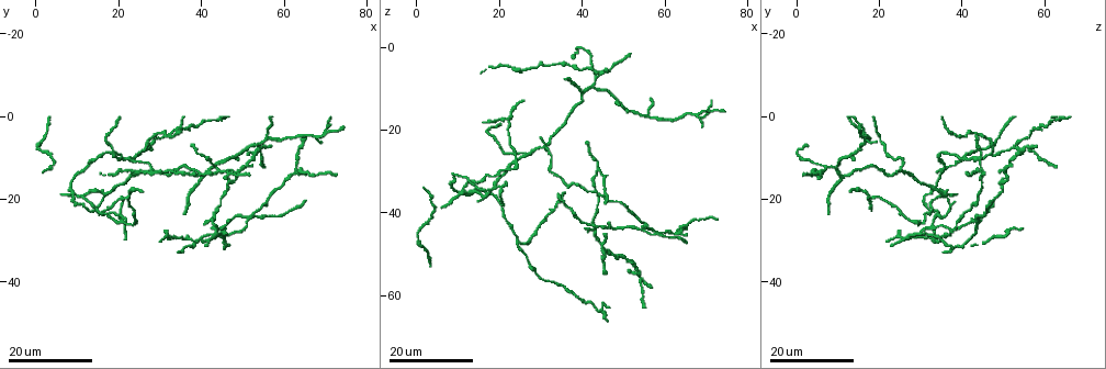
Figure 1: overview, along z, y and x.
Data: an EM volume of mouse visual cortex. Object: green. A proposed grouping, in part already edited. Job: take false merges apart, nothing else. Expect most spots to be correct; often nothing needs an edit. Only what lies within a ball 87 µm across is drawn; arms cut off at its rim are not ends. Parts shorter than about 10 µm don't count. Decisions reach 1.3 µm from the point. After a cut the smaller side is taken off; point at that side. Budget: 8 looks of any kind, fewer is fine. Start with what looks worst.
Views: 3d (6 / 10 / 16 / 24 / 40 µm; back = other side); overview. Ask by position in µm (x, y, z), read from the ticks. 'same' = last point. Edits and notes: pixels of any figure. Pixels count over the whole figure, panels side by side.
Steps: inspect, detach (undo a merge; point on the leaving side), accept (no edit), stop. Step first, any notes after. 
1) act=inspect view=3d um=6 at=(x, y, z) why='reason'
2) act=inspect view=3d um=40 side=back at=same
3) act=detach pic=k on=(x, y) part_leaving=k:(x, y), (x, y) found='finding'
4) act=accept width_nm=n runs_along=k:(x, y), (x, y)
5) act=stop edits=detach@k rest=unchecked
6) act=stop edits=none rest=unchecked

act=inspect view=3d um=24 at=(24.5, 9.0, 47.0) why='side arm on a straight run'

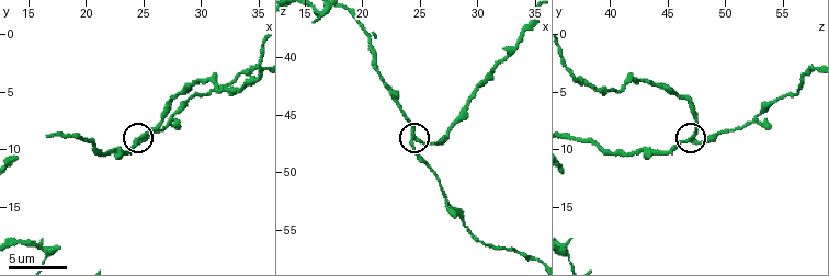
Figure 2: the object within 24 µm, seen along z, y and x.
act=inspect view=3d um=6 at=(24.6, 9.0, 47.4) why='zoom in'

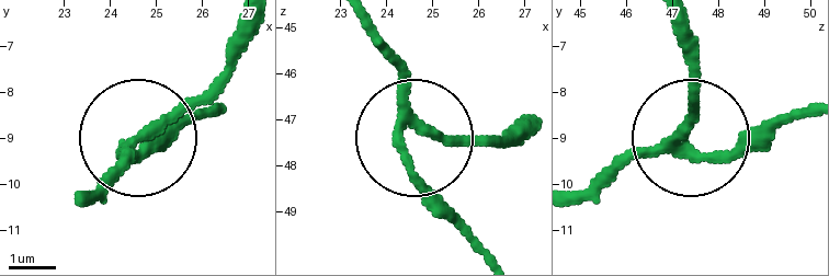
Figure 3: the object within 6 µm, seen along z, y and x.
act=accept arms=3 found='one cell here'

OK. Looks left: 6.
act=inspect view=3d um=24 at=(67.5, 5.0, 16.0)

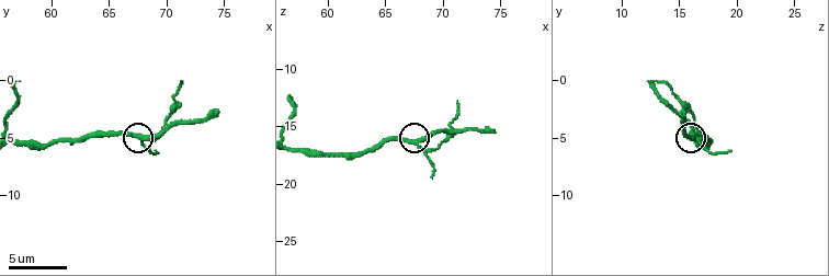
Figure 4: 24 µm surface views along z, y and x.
act=inspect view=3d um=6 at=(67.8, 5.2, 16.4)

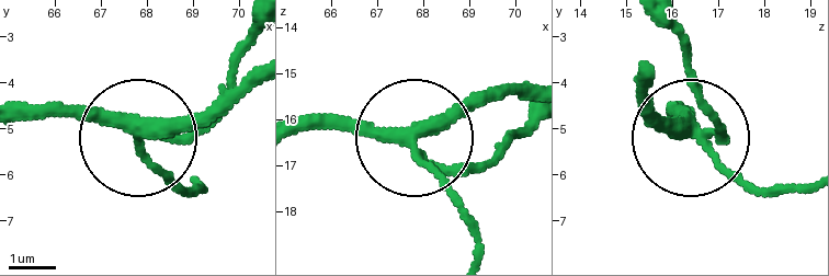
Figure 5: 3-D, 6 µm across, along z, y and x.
act=accept arms=4 found='all the same cell'

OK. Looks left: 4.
act=inspect view=3d um=16 at=(53.5, 22.0, 42.0)

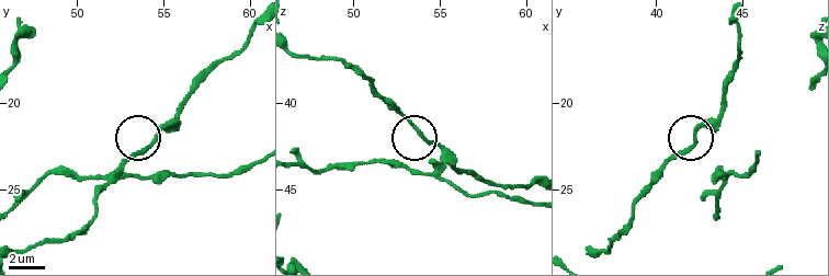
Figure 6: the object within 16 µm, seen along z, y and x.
act=inspect view=3d um=6 at=(54.0, 22.5, 42.0)

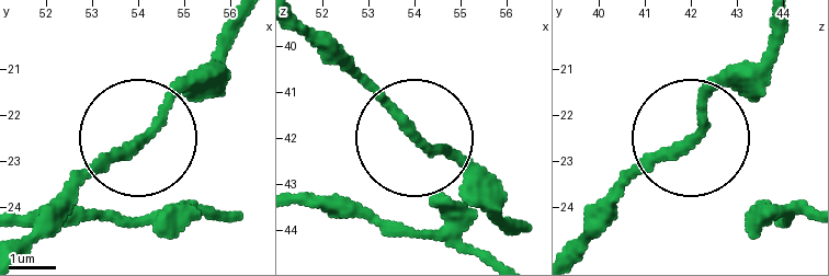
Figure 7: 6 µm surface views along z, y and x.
act=accept arms=3 runs_along=7:(571, 239), (769, 43) found='continuous, no second cell'

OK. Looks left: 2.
act=inspect view=3d um=24 at=(63.0, 13.5, 45.0) why='four or more arms meet'

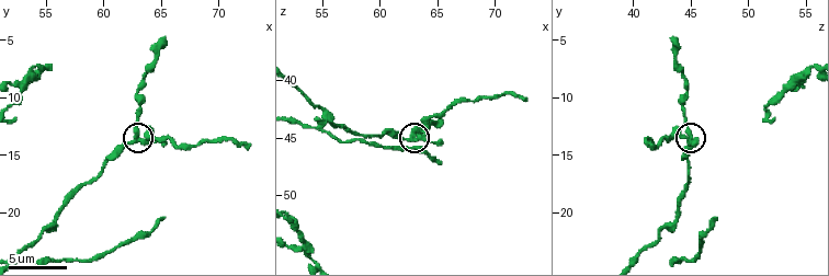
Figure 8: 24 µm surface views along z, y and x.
act=inspect view=3d um=10 at=(63.0, 13.4, 45.2)

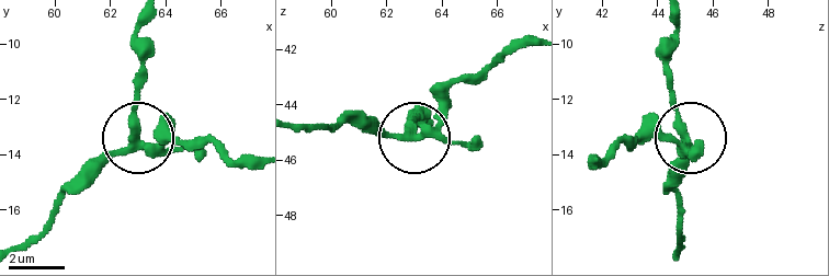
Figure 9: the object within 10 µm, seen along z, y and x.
act=accept runs_along=9:(20, 250), (63, 195), (91, 181), (138, 139), (134, 78) found='continuous, no second cell'

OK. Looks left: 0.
act=stop edits=none rest=unchecked

